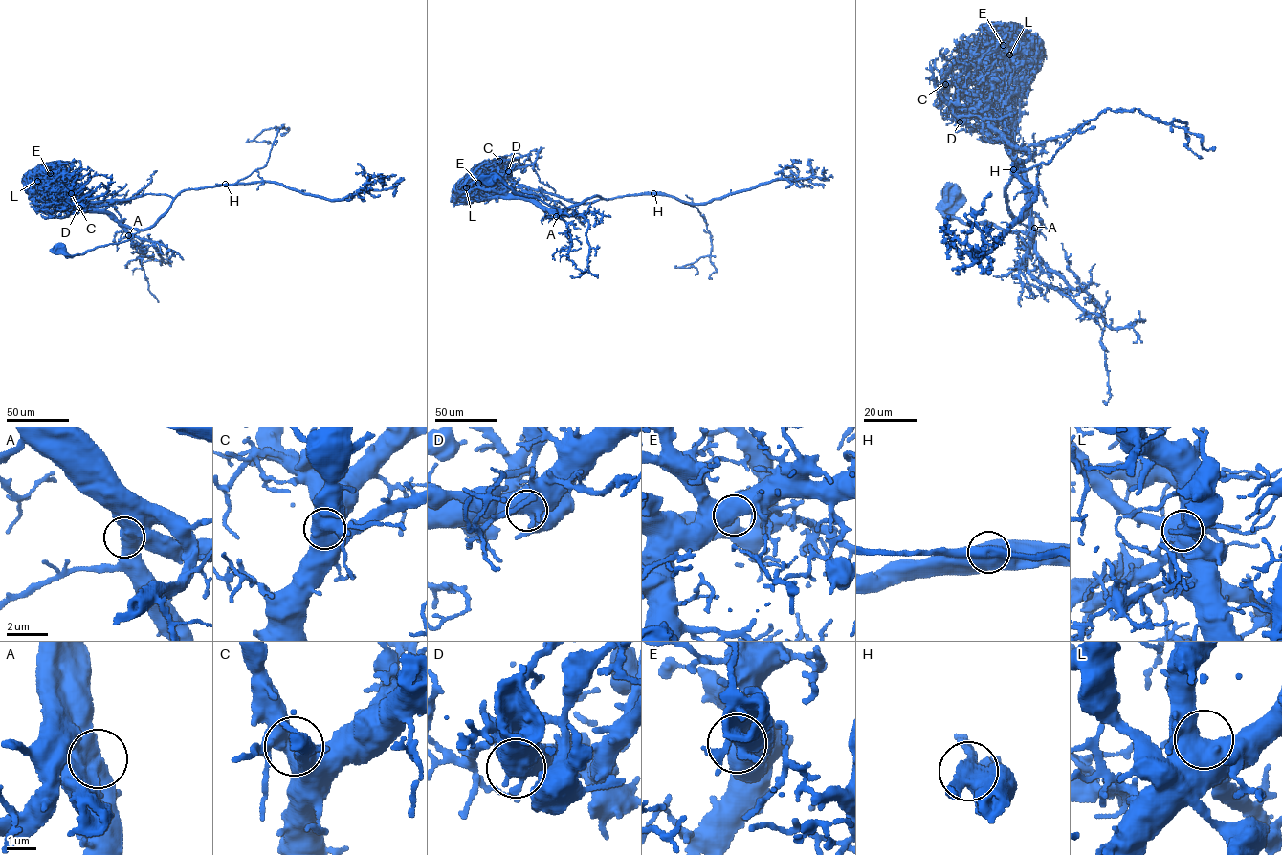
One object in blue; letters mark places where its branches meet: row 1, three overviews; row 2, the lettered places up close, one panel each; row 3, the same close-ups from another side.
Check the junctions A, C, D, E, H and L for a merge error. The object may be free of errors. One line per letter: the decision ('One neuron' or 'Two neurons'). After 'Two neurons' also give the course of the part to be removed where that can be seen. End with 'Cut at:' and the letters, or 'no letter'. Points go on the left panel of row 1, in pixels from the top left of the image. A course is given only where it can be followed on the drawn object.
A: One neuron
C: One neuron
D: One neuron
E: One neuron
H: Two neurons. Course of the part to remove: (226, 185), (235, 184), (265, 166), (282, 127), (264, 130), (254, 139), (270, 142), (267, 143)
L: One neuron
Cut at: H

